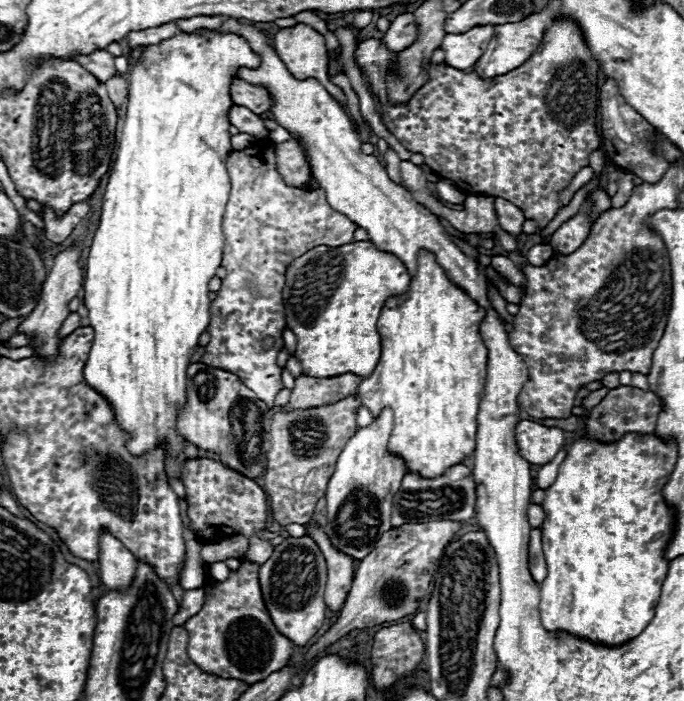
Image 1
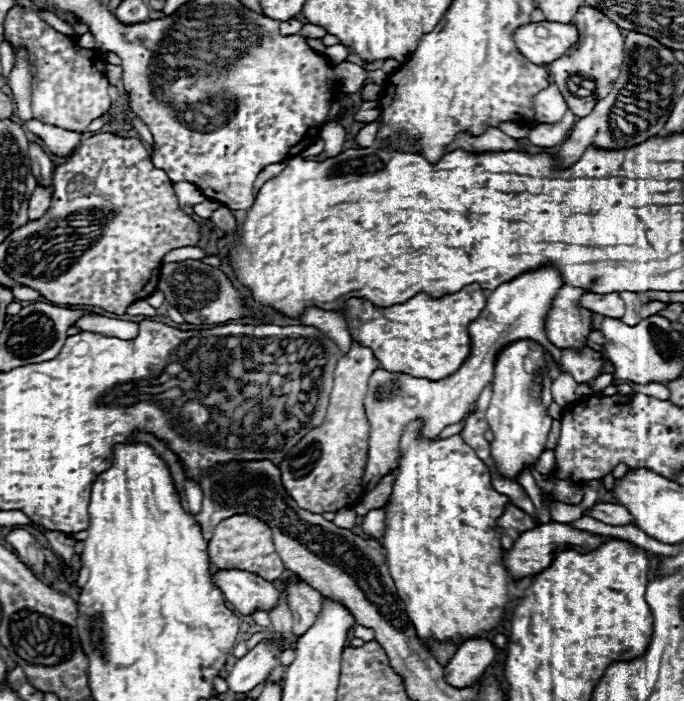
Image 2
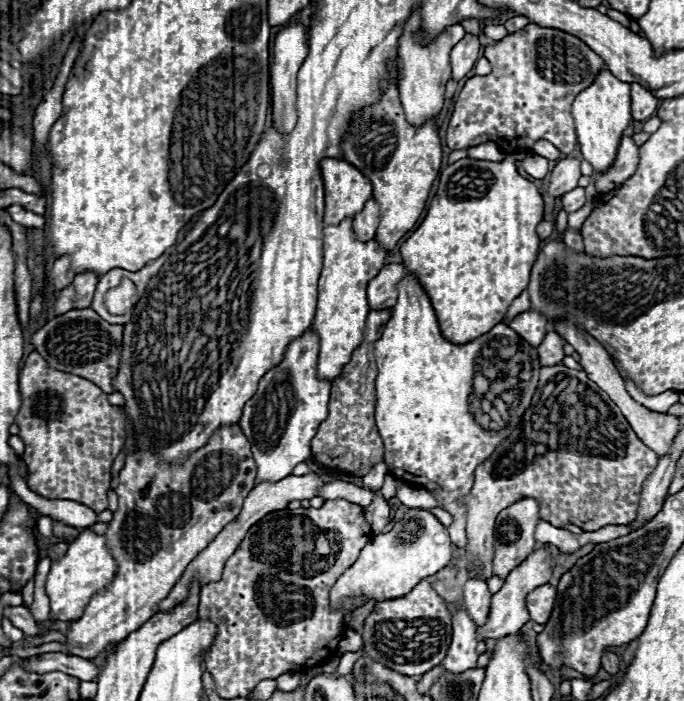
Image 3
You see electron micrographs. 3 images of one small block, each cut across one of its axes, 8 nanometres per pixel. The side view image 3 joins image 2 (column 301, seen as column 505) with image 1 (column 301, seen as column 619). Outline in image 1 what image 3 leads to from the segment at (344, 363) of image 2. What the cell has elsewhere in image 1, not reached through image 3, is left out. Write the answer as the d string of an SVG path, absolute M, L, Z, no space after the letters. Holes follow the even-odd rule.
M356 396L340 398L334 404L328 406L316 406L316 408L304 408L304 410L292 410L288 412L286 406L276 408L272 416L272 450L268 456L268 468L264 474L264 492L268 496L268 508L274 518L274 522L286 526L286 524L308 524L308 520L314 514L316 502L324 496L330 476L334 474L336 460L344 448L344 444L358 432L356 416L358 416L360 400Z

